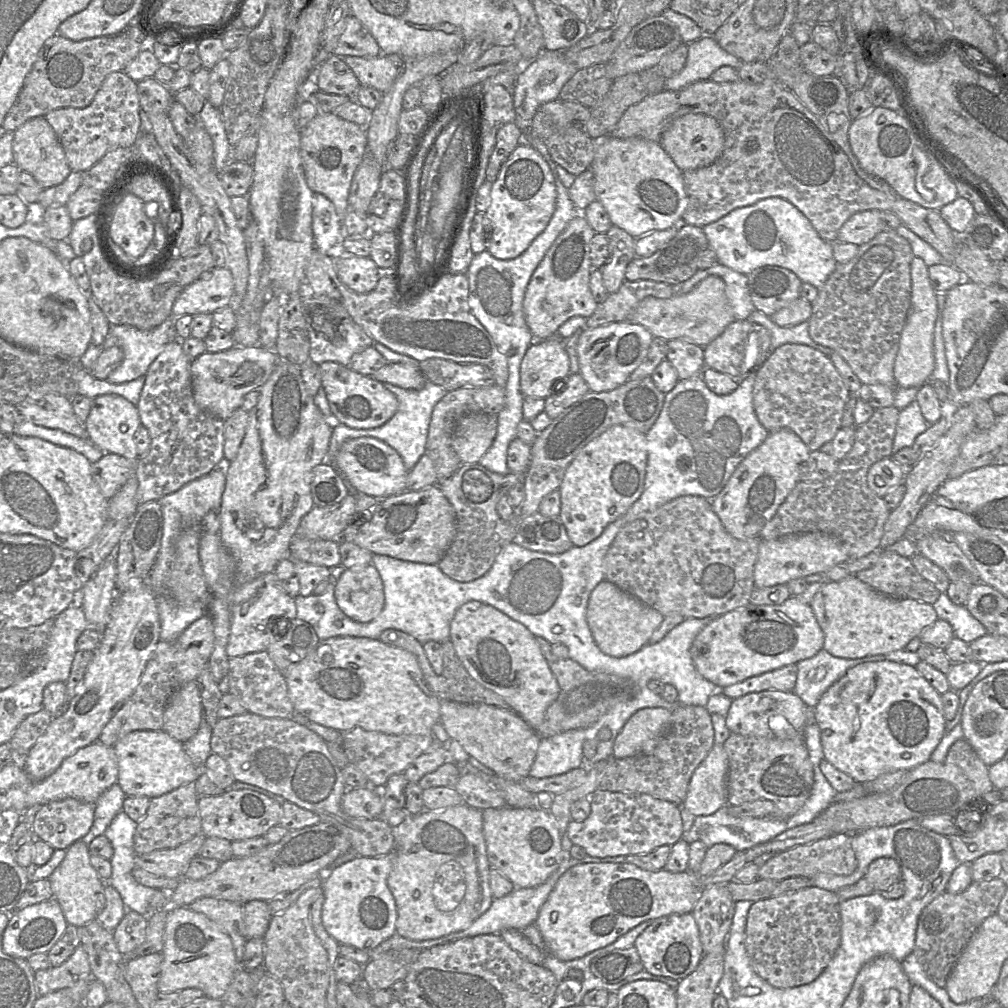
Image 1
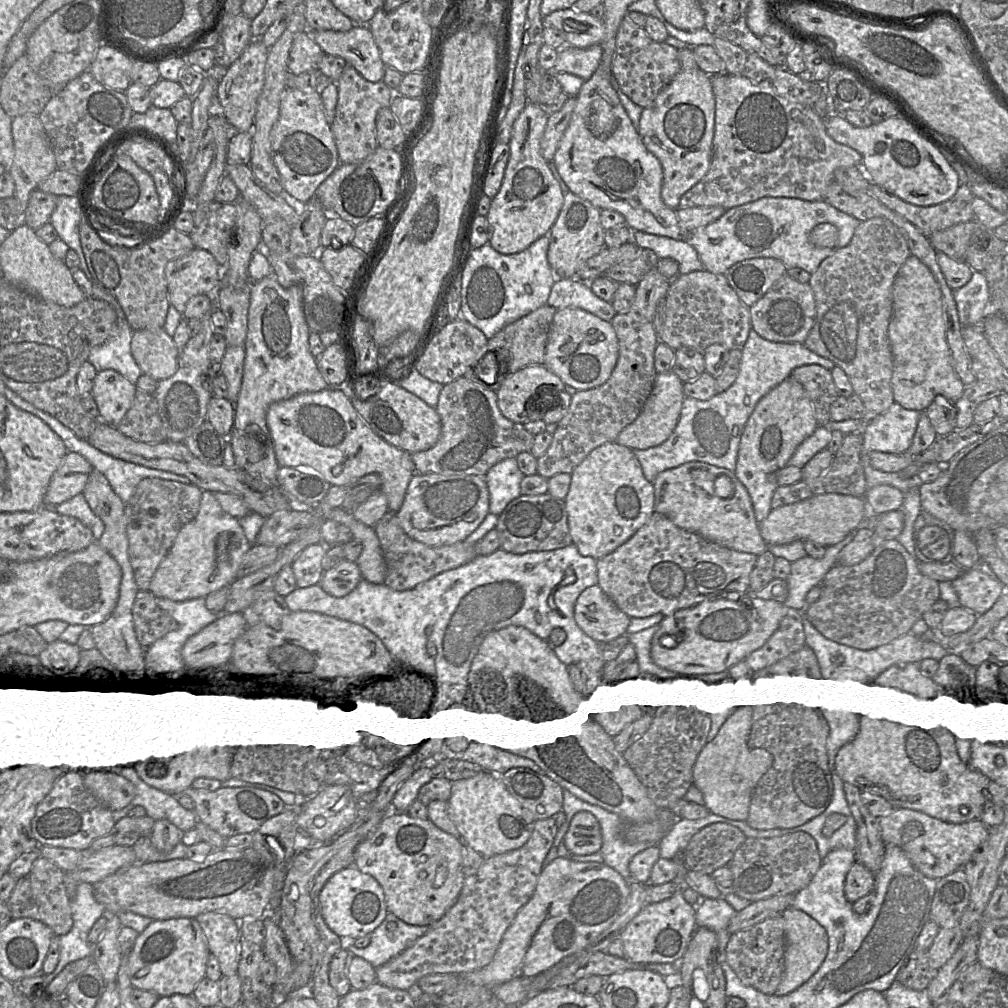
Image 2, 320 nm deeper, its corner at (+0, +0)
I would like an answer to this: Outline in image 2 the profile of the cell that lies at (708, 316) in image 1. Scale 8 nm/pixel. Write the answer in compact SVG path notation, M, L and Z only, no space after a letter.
M570 190L564 194L562 208L549 231L547 259L557 278L576 278L581 265L605 247L601 210Z

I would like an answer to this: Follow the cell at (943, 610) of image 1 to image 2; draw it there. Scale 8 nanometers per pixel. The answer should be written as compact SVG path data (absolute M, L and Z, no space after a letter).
M983 563L966 572L952 582L957 596L957 607L976 617L990 610L1005 592L1003 584Z

